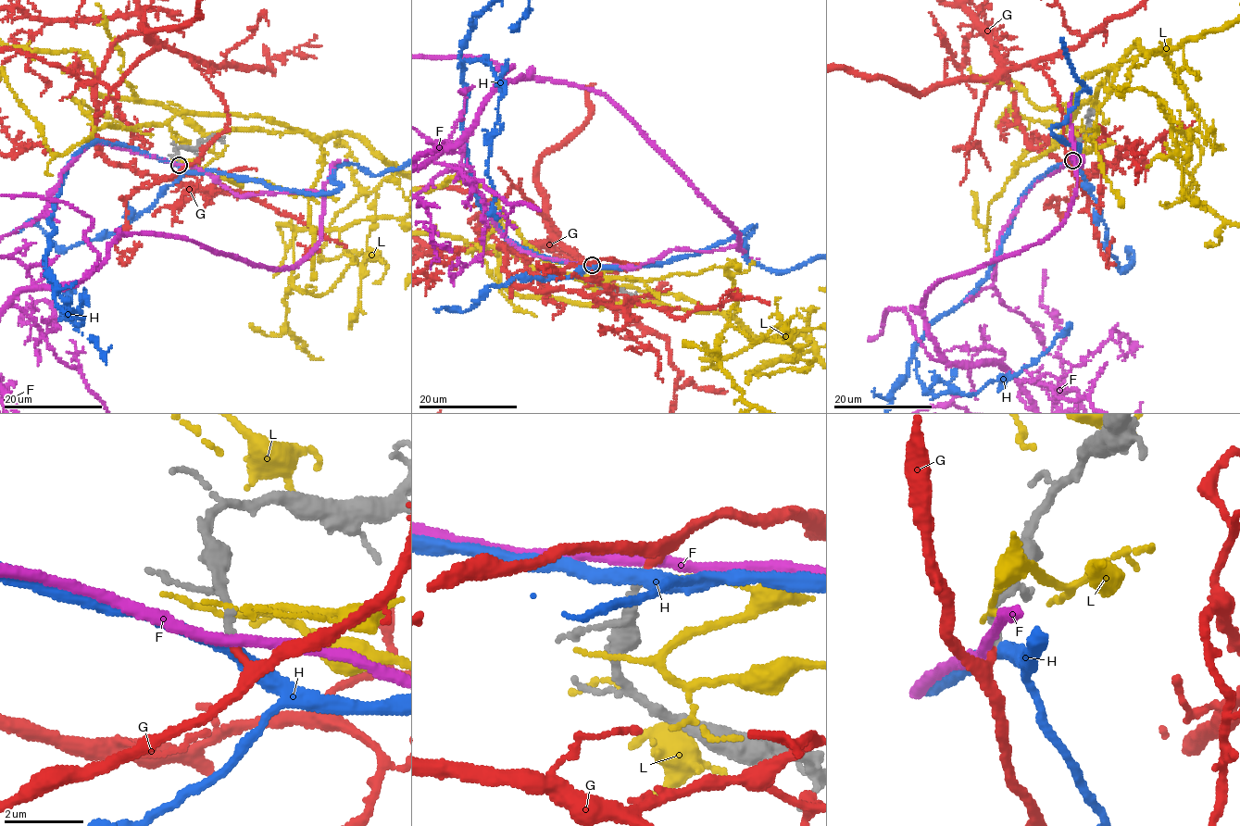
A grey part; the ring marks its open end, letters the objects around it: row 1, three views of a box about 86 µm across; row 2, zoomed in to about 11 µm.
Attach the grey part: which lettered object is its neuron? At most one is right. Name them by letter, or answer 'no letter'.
G

